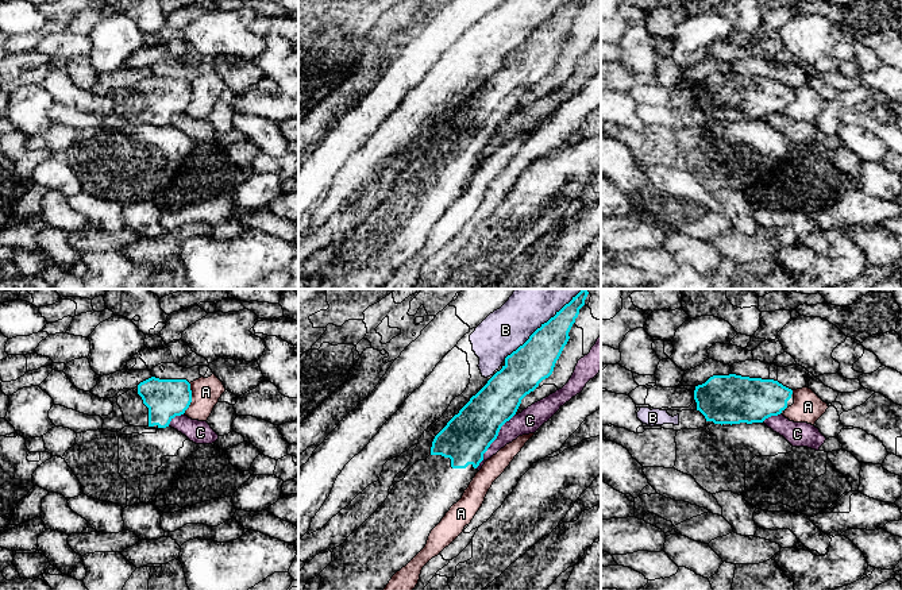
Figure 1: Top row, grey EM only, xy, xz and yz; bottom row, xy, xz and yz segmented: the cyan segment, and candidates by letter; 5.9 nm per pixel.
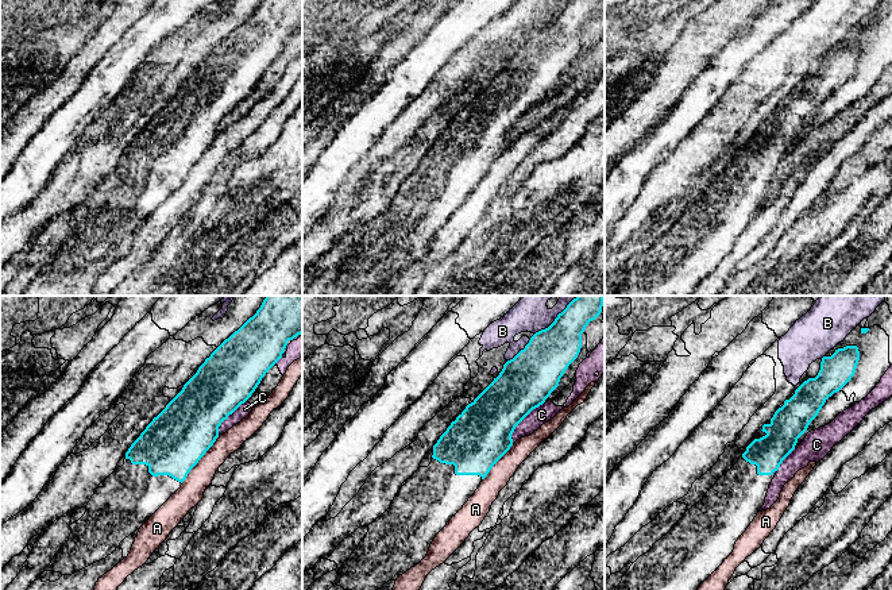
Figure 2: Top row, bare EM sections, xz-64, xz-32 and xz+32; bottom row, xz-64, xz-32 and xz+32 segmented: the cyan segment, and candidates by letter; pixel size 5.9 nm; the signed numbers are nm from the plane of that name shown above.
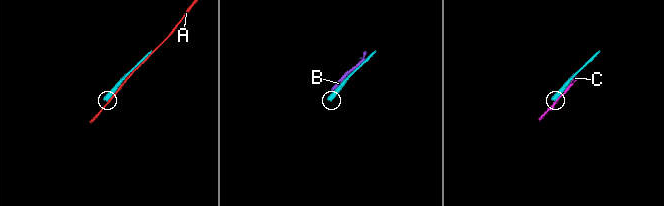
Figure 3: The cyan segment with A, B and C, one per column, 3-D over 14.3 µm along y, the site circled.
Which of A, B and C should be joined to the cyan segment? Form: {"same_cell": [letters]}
{"same_cell": []}

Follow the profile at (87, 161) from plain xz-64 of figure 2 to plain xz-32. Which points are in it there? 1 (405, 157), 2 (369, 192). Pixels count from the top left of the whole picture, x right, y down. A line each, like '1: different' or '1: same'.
1: same
2: same

